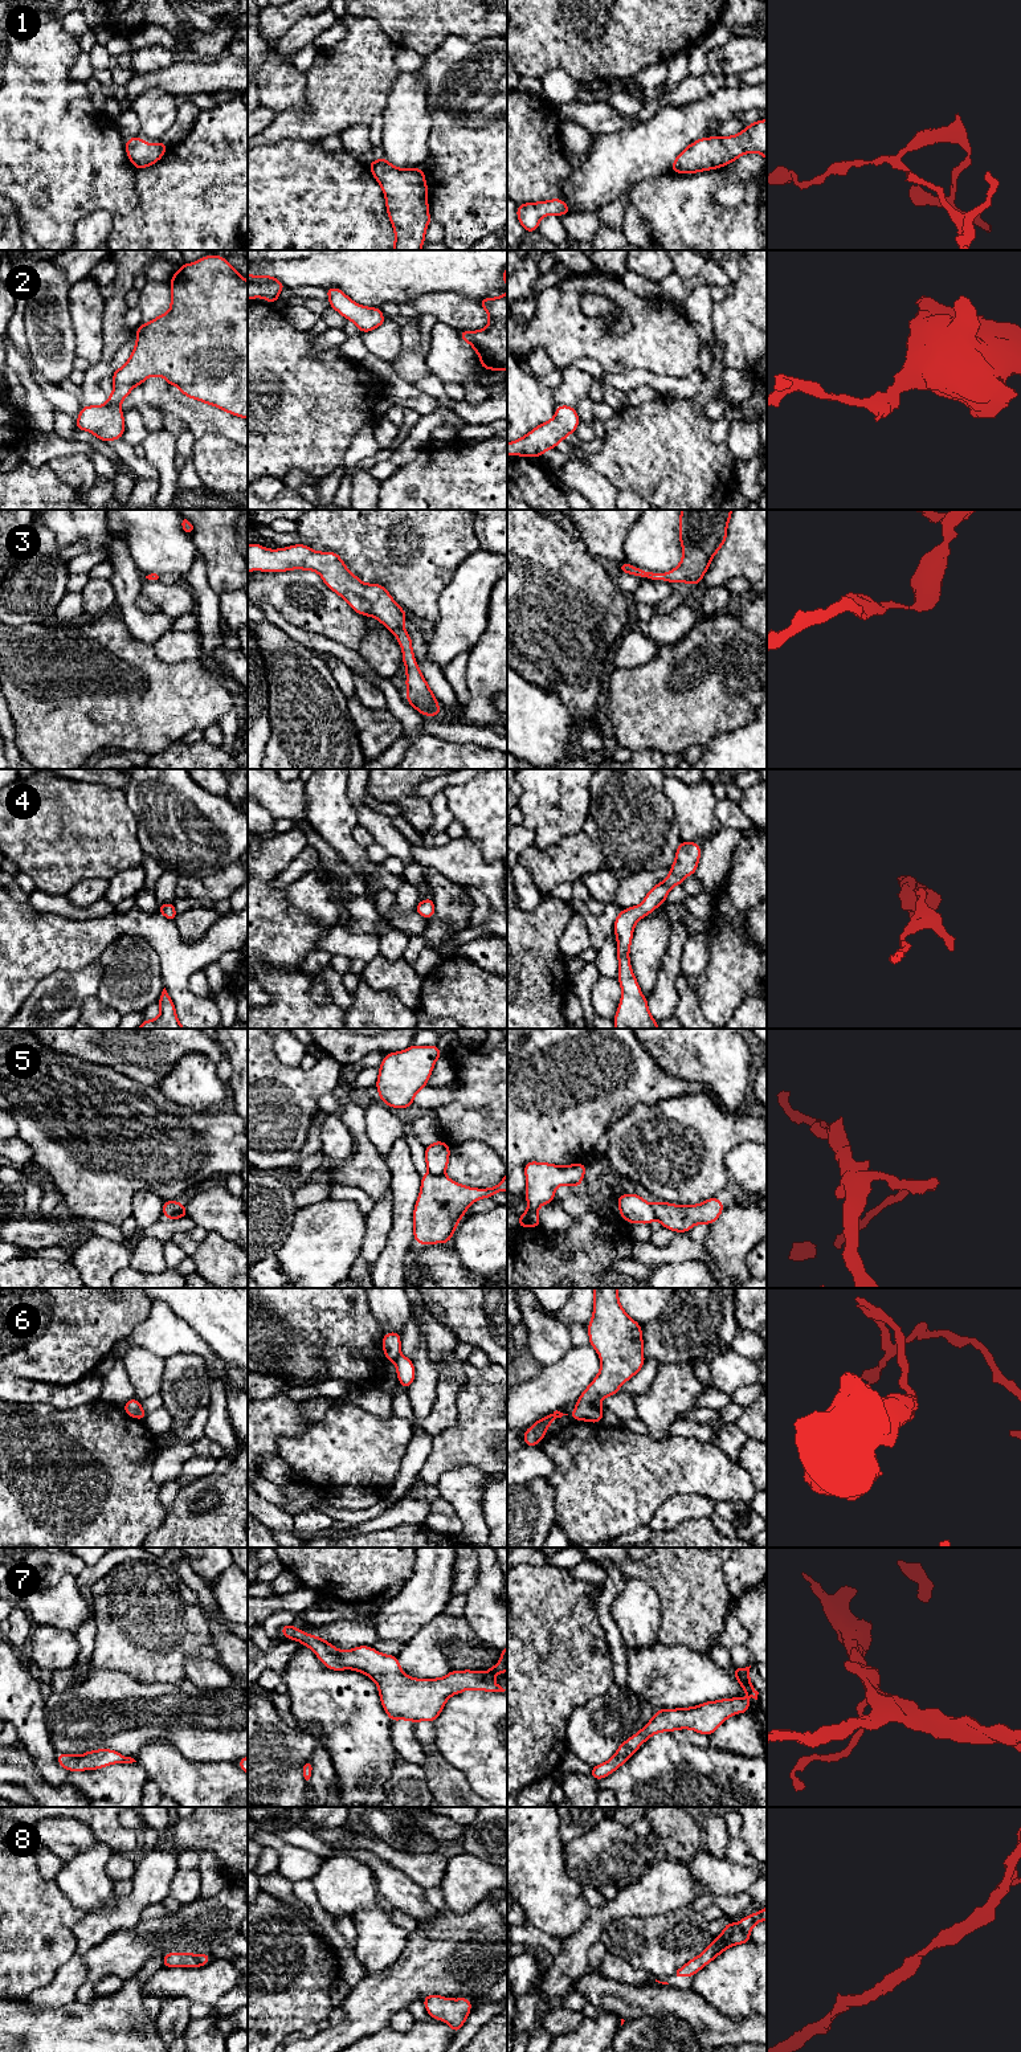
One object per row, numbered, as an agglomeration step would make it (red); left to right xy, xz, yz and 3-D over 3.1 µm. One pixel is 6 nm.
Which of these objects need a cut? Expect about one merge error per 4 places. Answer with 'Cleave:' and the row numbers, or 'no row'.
Cleave: 5, 6

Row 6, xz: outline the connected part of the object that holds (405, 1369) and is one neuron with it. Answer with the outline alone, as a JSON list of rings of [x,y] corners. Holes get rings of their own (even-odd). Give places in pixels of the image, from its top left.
[[[400,1354],[396,1360],[396,1370],[397,1370],[397,1378],[403,1387],[409,1389],[412,1382],[414,1381],[414,1365],[411,1361],[411,1358],[404,1357]]]

